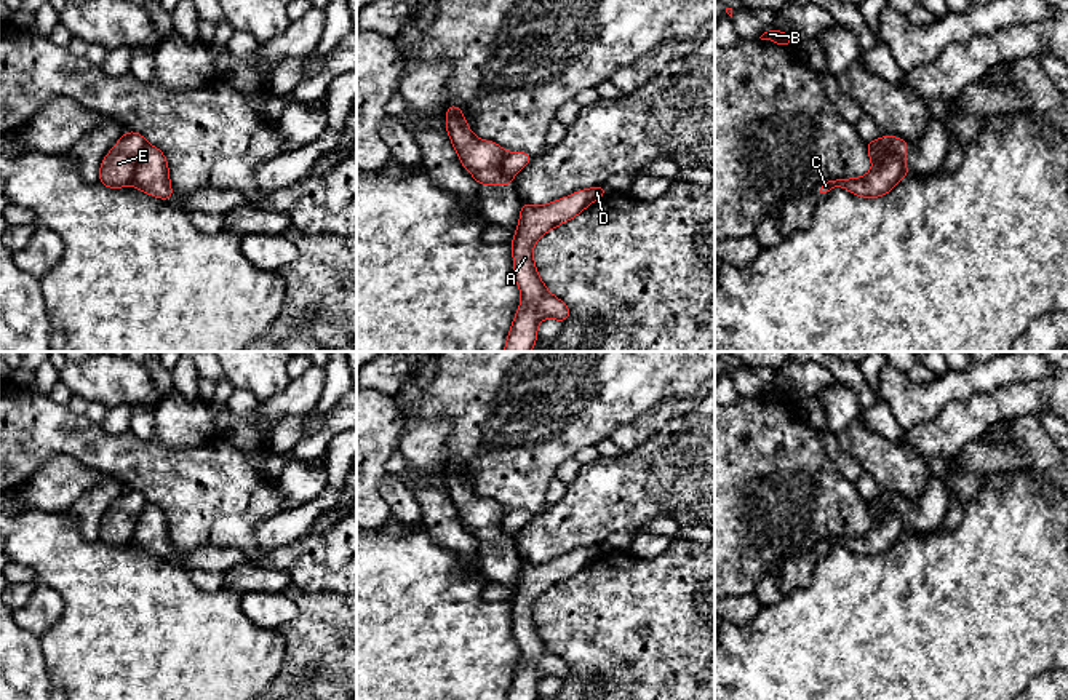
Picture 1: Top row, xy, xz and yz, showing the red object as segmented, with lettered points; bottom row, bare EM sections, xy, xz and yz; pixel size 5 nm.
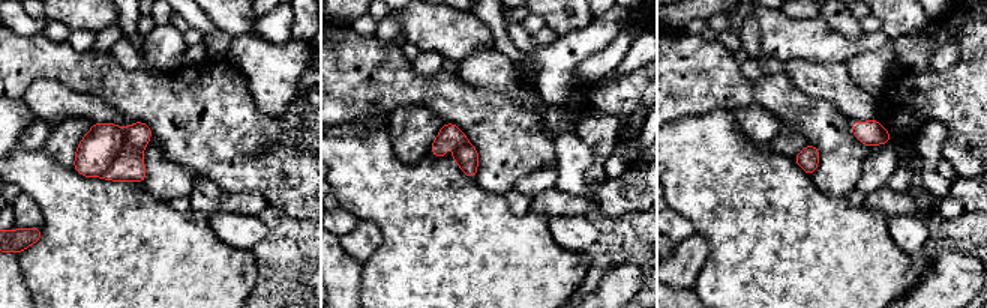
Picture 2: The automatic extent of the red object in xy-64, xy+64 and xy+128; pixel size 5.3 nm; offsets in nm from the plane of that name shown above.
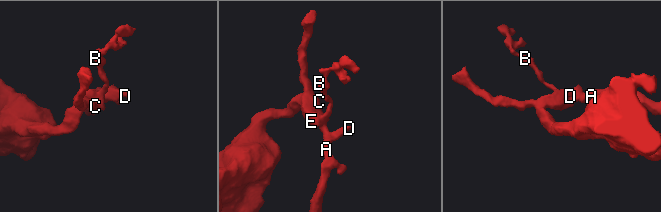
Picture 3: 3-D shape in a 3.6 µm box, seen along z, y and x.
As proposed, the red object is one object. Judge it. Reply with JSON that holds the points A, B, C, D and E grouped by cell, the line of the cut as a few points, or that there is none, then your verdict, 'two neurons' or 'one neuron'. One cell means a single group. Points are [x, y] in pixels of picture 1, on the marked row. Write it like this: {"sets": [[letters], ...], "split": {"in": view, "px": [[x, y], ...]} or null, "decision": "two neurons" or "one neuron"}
{"sets": [["A", "B", "C", "D"], ["E"]], "split": {"in": "xy", "px": [[147, 144], [130, 182]]}, "decision": "two neurons"}

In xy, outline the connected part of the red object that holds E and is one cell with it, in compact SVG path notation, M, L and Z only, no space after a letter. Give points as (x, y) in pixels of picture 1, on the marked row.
M126 131L102 160L99 182L110 189L130 185L147 145L142 134Z

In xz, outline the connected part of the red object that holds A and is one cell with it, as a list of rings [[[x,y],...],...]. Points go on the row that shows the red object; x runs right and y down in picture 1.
[[[604,185],[579,190],[544,206],[521,203],[518,229],[512,240],[513,276],[521,292],[504,352],[531,352],[537,342],[537,324],[544,318],[566,321],[569,307],[550,294],[534,265],[532,248],[548,230],[576,217],[608,193]]]

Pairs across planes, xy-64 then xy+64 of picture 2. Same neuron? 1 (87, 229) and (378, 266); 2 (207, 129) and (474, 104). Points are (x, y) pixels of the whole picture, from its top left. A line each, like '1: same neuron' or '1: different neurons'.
1: same neuron
2: same neuron

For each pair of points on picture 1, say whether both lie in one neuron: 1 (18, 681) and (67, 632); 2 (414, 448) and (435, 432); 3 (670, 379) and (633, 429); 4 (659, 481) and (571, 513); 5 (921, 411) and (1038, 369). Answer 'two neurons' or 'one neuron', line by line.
1: two neurons
2: one neuron
3: two neurons
4: one neuron
5: one neuron

